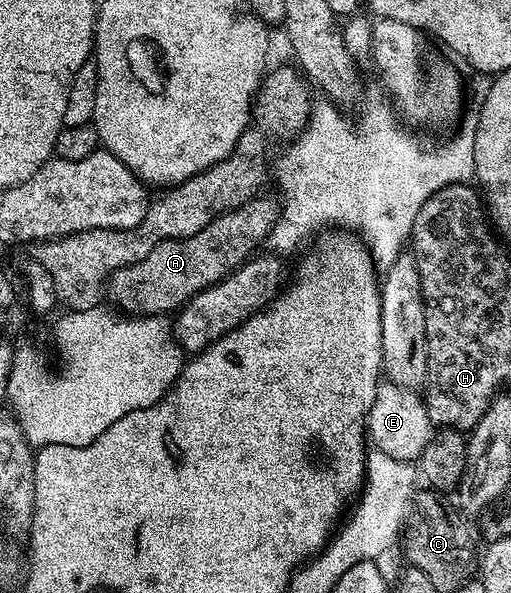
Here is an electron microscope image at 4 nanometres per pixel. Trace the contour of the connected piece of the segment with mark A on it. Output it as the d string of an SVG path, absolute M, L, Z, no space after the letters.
M255 197L249 199L244 205L240 205L234 211L226 211L223 215L218 215L200 233L189 235L183 239L165 239L160 241L150 250L143 259L137 259L134 263L129 263L127 267L116 269L110 274L108 280L108 299L115 308L129 309L134 313L158 313L161 307L181 305L186 300L191 299L196 293L200 293L204 288L218 283L221 279L231 275L234 270L241 267L247 259L251 258L252 252L267 242L270 230L274 228L274 223L278 220L279 204L270 199Z

